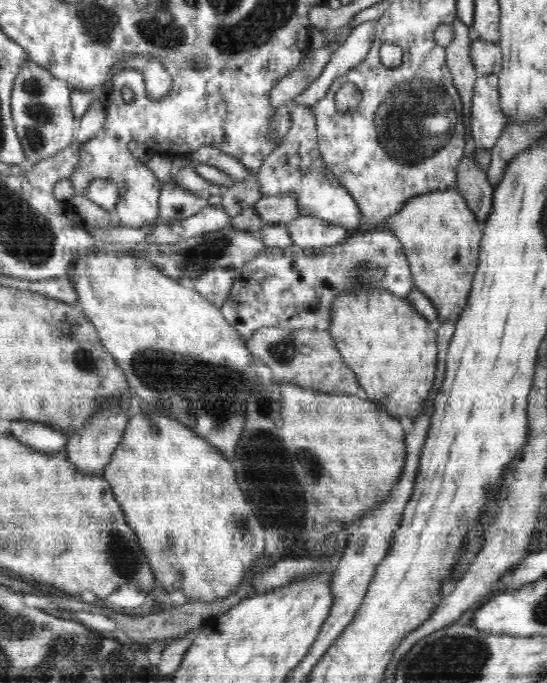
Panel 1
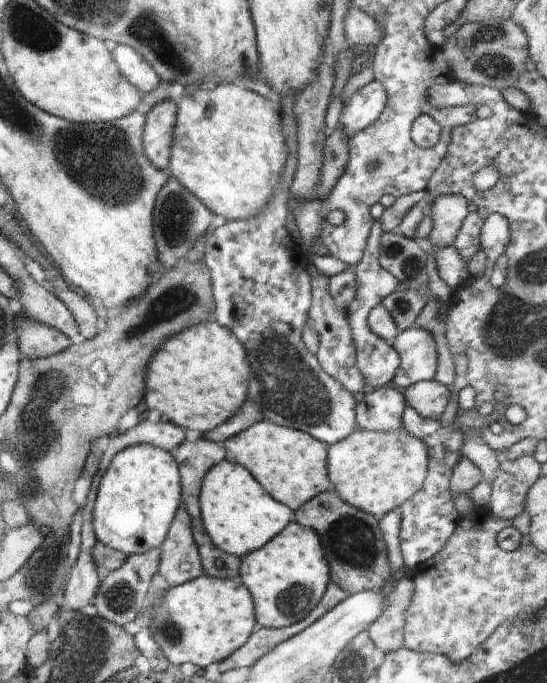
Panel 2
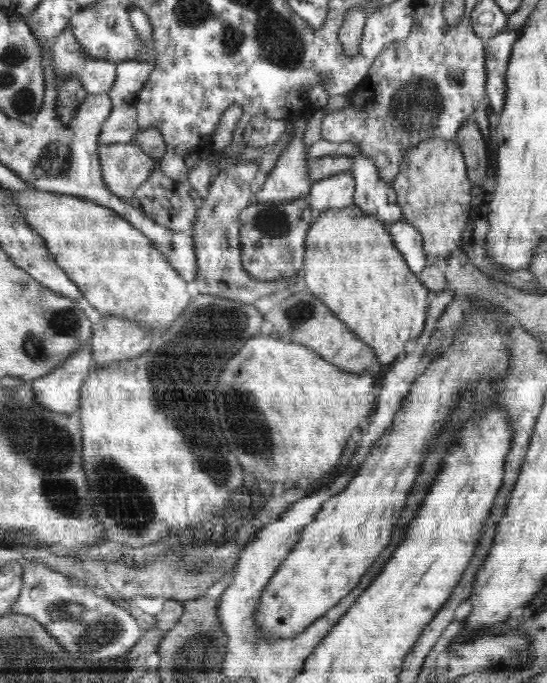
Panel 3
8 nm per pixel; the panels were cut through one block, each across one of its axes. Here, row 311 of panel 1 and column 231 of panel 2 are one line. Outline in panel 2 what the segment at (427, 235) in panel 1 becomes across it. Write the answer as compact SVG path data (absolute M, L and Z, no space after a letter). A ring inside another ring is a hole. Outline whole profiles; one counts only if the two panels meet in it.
M266 420L255 422L248 430L227 438L223 446L226 450L225 460L244 466L272 498L288 506L294 513L314 496L333 487L328 478L327 444L295 428Z

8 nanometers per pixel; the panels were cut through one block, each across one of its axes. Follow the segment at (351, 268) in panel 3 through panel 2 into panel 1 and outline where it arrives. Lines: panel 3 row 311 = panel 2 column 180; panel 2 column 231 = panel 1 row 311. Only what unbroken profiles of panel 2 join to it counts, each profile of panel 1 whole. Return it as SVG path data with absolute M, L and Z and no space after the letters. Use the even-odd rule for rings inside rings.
M368 288L368 290L358 290L358 292L346 292L342 296L336 298L336 302L332 305L331 310L332 322L330 322L330 330L332 339L336 343L340 354L342 355L342 360L354 371L358 379L358 384L366 392L366 399L373 400L383 404L387 408L388 414L391 416L396 416L396 419L399 420L399 417L396 415L399 408L402 412L405 412L410 419L413 420L421 413L423 409L424 402L426 402L430 389L433 387L435 372L437 369L437 342L436 342L436 329L435 325L420 315L412 305L406 300L395 296L392 292L388 290L377 290L377 288Z

